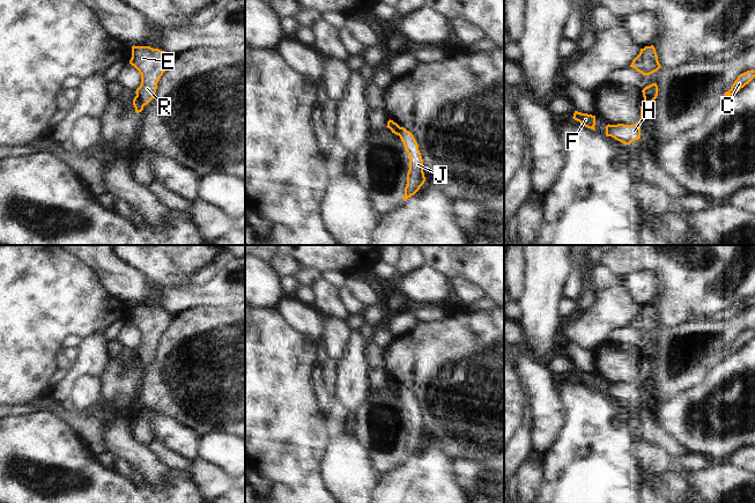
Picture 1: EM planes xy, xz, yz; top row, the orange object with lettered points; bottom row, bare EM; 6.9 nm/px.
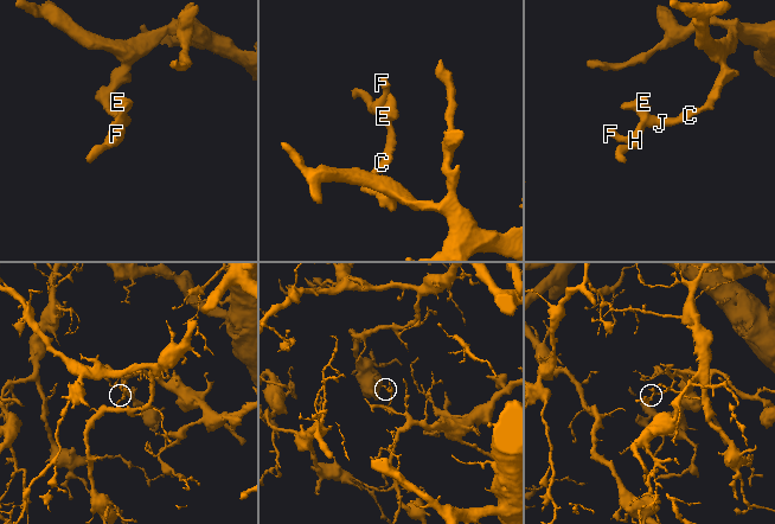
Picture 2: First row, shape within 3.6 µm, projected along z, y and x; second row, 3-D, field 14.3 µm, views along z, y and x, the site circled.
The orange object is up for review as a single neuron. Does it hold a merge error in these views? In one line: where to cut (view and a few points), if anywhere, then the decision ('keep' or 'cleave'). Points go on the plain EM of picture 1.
cut in xy along (135, 355), (143, 364); cleave

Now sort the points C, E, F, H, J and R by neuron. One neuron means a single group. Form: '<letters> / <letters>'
C E J R / F H

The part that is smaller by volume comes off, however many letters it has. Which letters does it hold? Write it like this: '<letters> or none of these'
F, H

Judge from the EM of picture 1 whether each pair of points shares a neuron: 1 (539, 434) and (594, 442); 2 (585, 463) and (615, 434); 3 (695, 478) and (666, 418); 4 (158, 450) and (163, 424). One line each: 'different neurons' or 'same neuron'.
1: different neurons
2: same neuron
3: different neurons
4: different neurons

